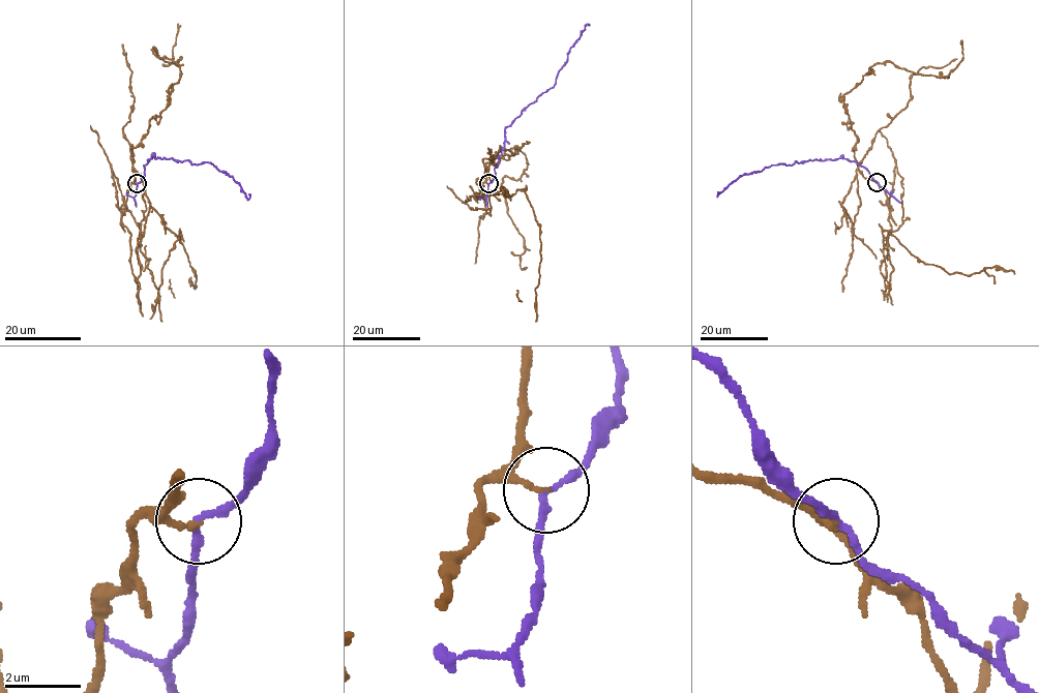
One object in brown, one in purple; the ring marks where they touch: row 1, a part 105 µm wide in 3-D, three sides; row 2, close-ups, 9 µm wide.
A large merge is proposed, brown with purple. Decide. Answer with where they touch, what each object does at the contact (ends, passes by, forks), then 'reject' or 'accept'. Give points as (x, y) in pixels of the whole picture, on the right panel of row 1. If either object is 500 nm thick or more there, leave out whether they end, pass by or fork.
place (877, 182); brown ends; purple passes by; reject

